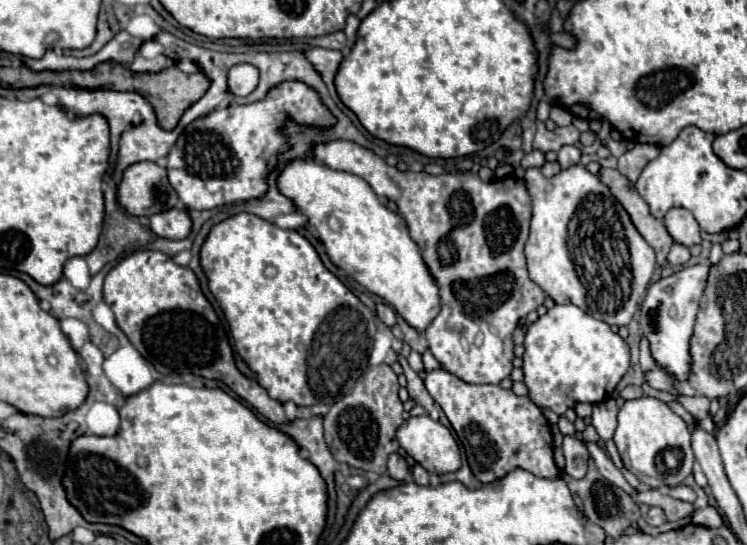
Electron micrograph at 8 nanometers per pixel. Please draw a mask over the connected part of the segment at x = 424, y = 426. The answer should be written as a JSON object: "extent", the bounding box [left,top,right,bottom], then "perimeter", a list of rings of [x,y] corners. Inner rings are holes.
{"extent":[398,414,462,474],"perimeter":[[[428,414],[408,418],[398,428],[400,446],[428,472],[448,474],[462,466],[460,448],[452,432]]]}

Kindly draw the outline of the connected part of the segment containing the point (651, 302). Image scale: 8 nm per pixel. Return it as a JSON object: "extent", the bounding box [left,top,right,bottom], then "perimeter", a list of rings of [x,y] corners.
{"extent":[640,244,722,382],"perimeter":[[[714,244],[710,252],[710,264],[696,264],[682,268],[674,272],[668,278],[660,278],[654,282],[642,300],[642,310],[640,310],[640,332],[642,336],[650,342],[650,352],[652,358],[660,368],[664,368],[670,376],[676,380],[684,382],[690,376],[690,366],[692,366],[692,356],[690,356],[690,338],[694,332],[694,320],[696,320],[696,308],[698,300],[702,296],[702,290],[706,286],[706,276],[708,270],[714,262],[722,258],[722,246]]]}

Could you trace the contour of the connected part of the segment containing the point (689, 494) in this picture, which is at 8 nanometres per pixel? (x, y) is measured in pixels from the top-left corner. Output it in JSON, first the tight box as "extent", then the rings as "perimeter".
{"extent":[668,486,696,502],"perimeter":[[[676,486],[668,490],[670,496],[678,498],[678,500],[686,500],[686,502],[694,502],[696,500],[696,492],[690,486]]]}

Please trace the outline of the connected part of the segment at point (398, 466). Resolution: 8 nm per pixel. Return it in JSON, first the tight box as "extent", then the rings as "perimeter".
{"extent":[388,454,408,480],"perimeter":[[[390,454],[390,458],[388,458],[388,474],[394,480],[408,480],[408,464],[400,454]]]}

